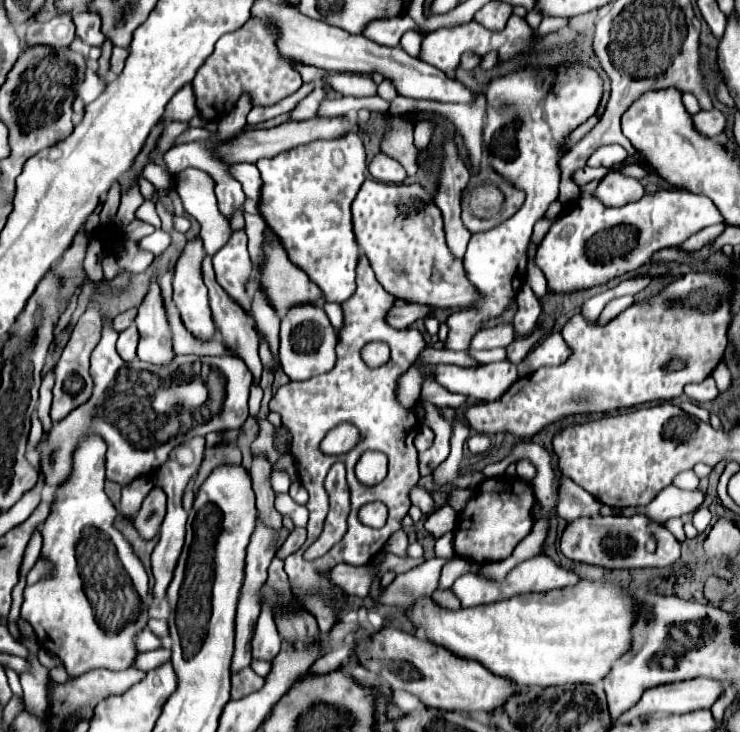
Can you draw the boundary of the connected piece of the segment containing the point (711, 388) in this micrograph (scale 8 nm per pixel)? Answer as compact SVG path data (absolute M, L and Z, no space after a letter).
M707 377L707 379L701 381L701 383L688 384L685 386L685 395L687 395L689 399L693 399L693 401L699 401L699 403L701 403L701 401L711 401L711 399L715 399L717 393L719 393L719 389L717 389L713 377Z

